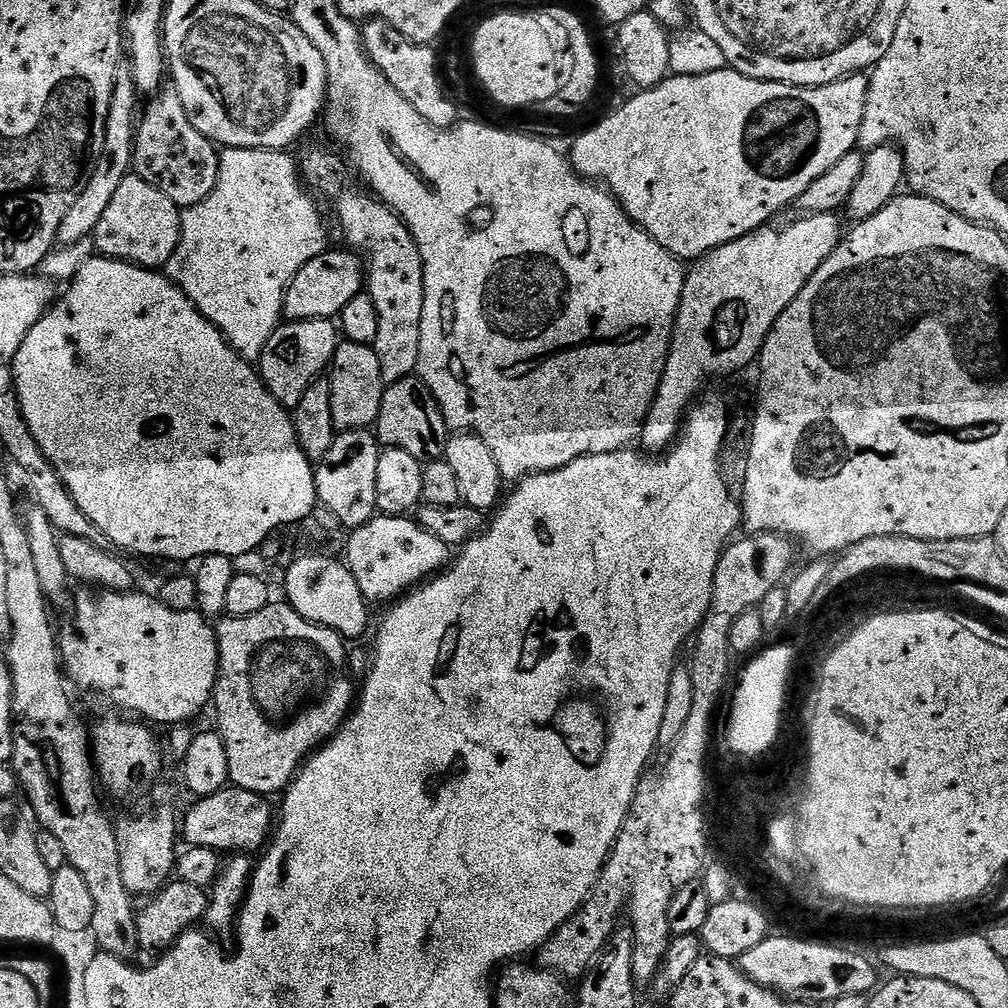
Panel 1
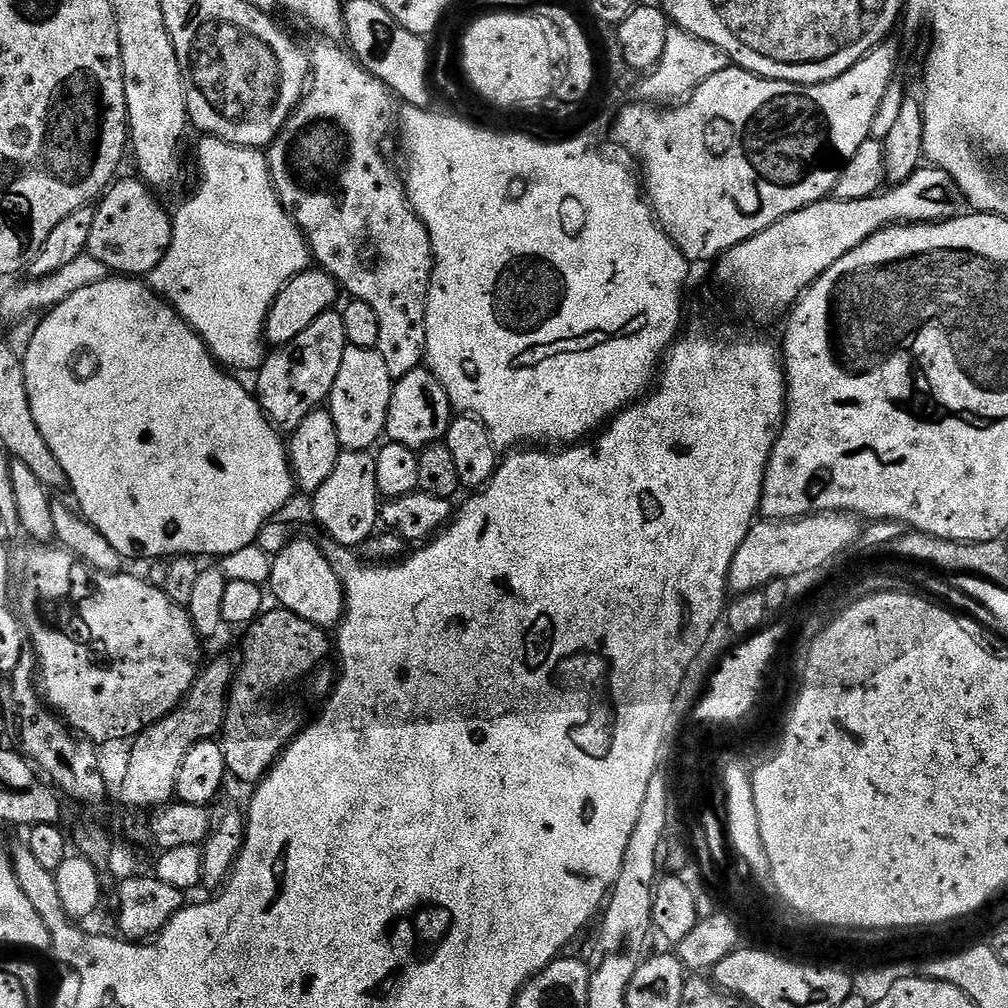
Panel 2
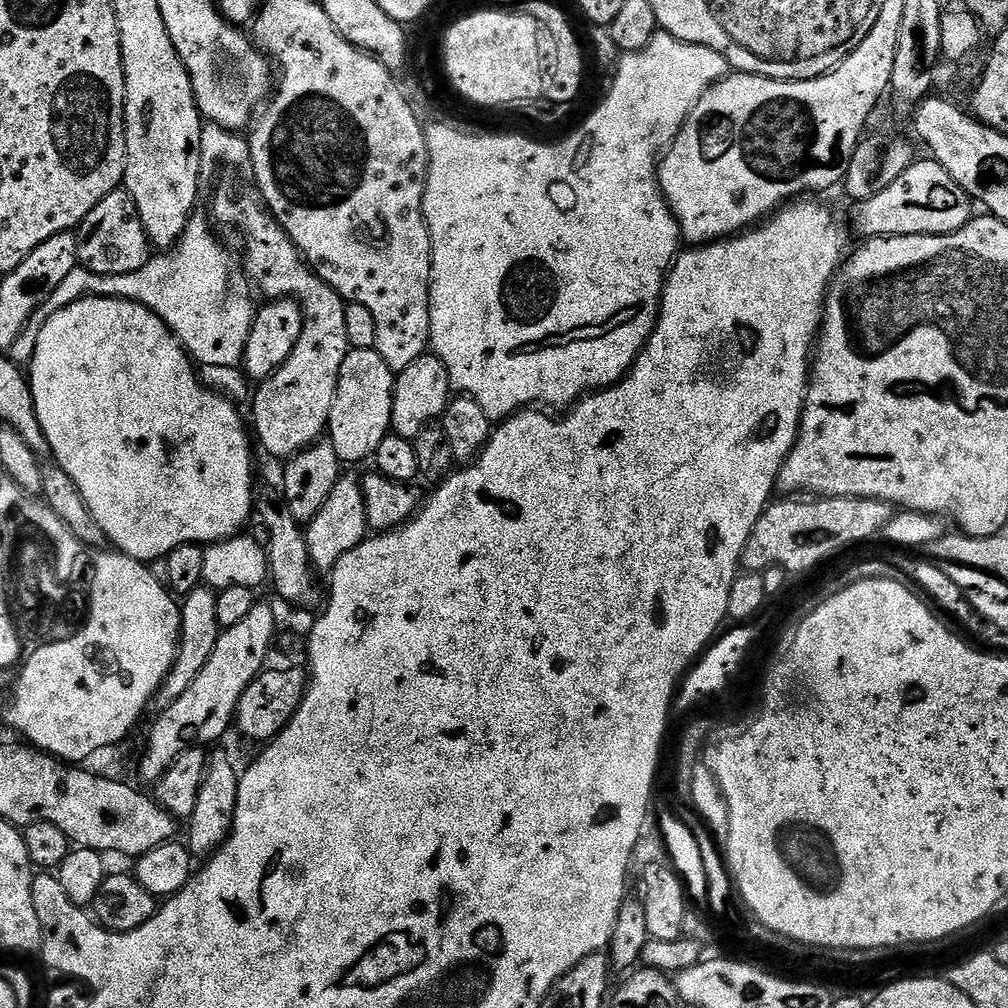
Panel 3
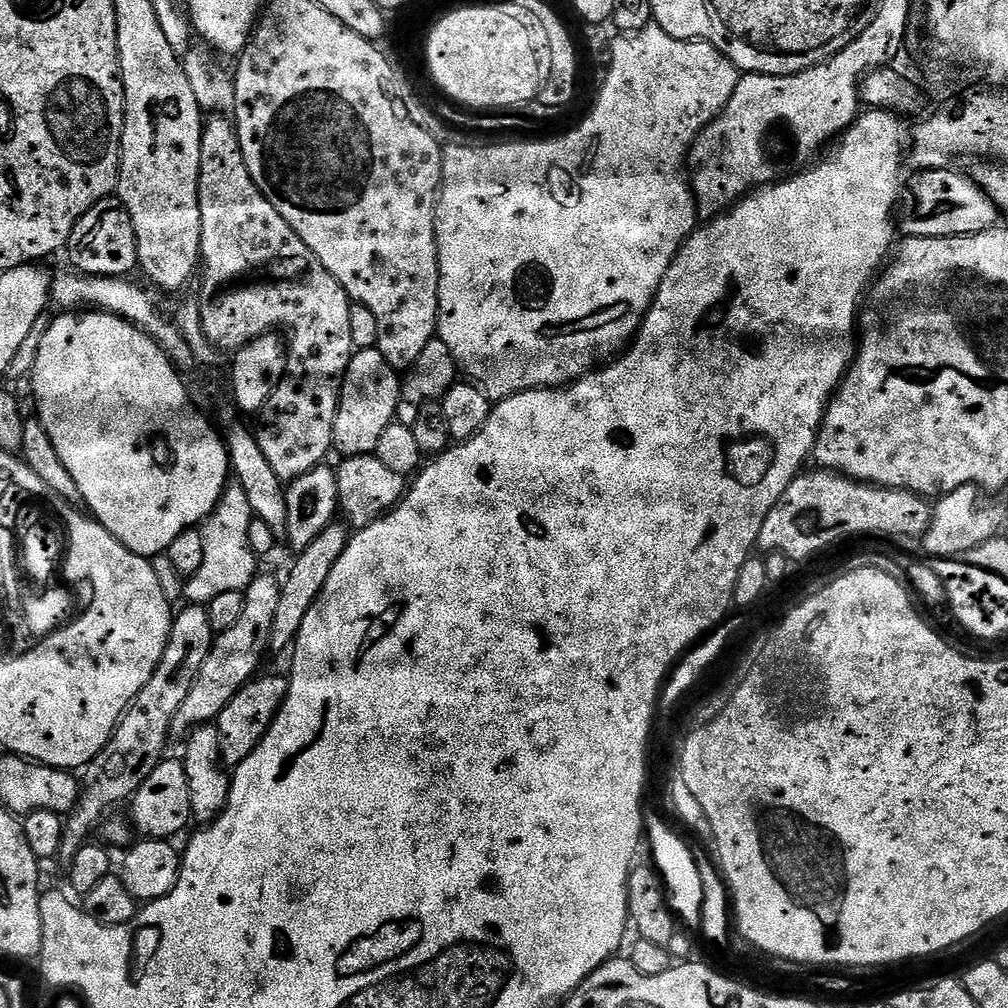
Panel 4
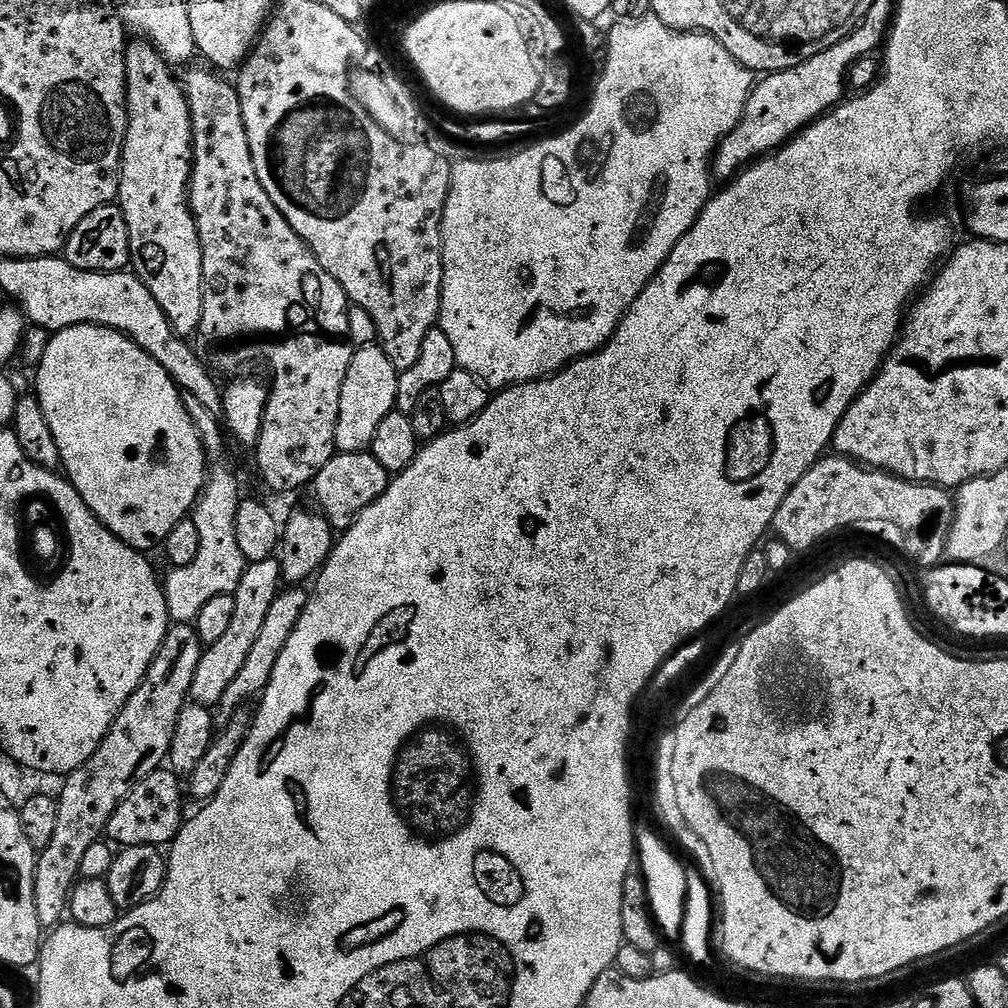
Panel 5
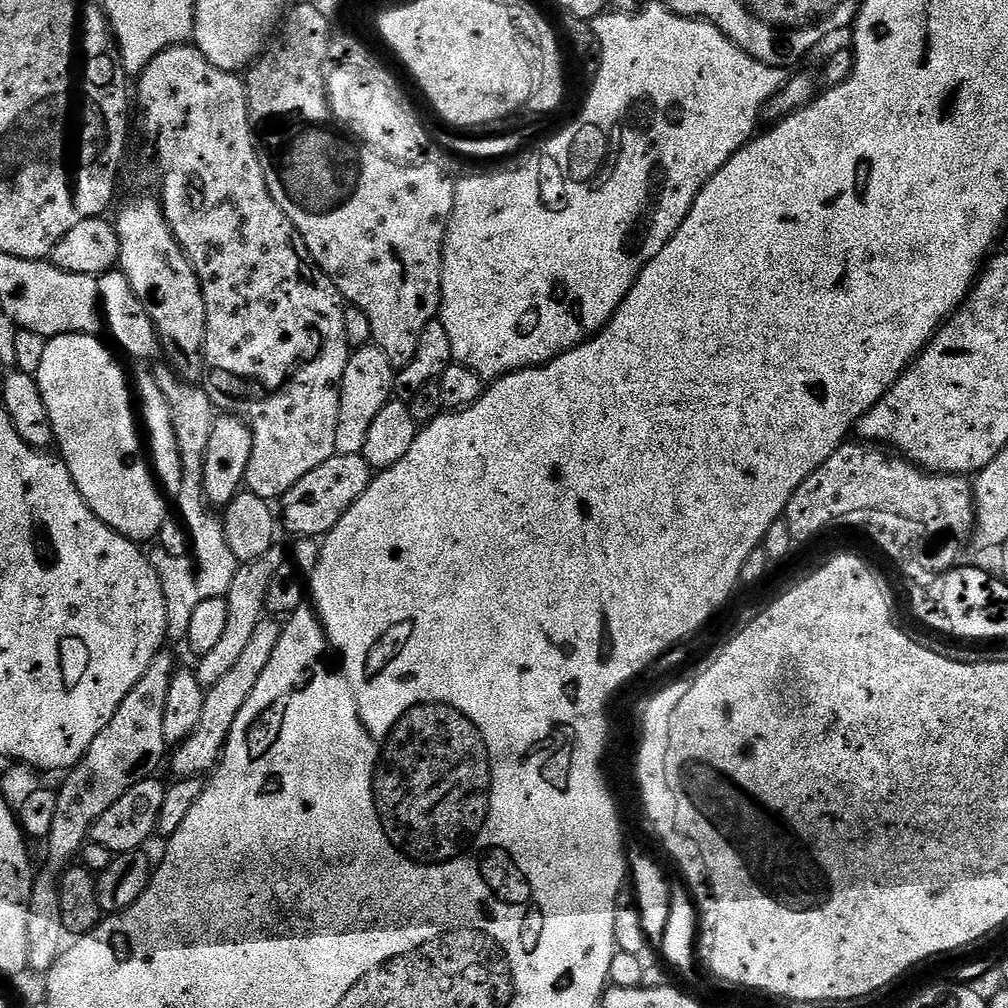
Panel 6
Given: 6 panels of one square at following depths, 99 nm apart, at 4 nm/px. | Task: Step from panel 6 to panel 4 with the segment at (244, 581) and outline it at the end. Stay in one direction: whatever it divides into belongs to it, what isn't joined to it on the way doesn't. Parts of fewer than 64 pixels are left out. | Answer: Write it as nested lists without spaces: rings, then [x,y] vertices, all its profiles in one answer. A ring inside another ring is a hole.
[[[257,574],[250,582],[243,593],[244,605],[238,623],[213,639],[210,654],[206,654],[206,662],[202,662],[202,670],[198,670],[194,686],[190,686],[190,694],[186,694],[182,706],[178,706],[178,714],[174,714],[173,737],[187,737],[198,725],[215,722],[222,710],[226,710],[226,702],[230,702],[230,698],[234,698],[234,694],[238,694],[238,690],[242,690],[242,686],[246,686],[261,671],[264,651],[267,653],[270,648],[270,634],[274,626],[274,614],[278,610],[280,586],[279,579],[264,574]]]

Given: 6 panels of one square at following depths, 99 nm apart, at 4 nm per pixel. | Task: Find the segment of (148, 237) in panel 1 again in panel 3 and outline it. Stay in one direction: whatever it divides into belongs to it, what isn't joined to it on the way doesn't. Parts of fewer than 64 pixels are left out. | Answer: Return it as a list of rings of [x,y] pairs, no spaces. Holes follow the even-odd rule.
[[[123,190],[111,192],[86,218],[78,225],[76,232],[79,267],[90,270],[94,274],[130,274],[142,270],[150,259],[150,245],[148,235],[142,226],[142,218],[130,198],[130,194]]]

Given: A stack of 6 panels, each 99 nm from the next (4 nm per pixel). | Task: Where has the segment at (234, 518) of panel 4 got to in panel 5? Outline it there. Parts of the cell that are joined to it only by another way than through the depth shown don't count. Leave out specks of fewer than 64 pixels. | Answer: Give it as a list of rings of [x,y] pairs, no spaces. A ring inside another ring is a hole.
[[[185,395],[184,404],[188,408],[194,426],[200,431],[204,440],[204,452],[208,456],[208,479],[204,482],[204,490],[190,518],[194,526],[198,526],[198,554],[190,566],[172,568],[169,576],[162,580],[168,618],[172,624],[192,624],[202,614],[202,606],[219,596],[230,596],[235,593],[238,582],[242,582],[242,574],[246,561],[242,549],[238,546],[238,537],[234,534],[234,518],[238,518],[238,506],[242,499],[240,480],[234,469],[228,465],[228,448],[224,445],[226,432],[221,421],[198,398]]]

